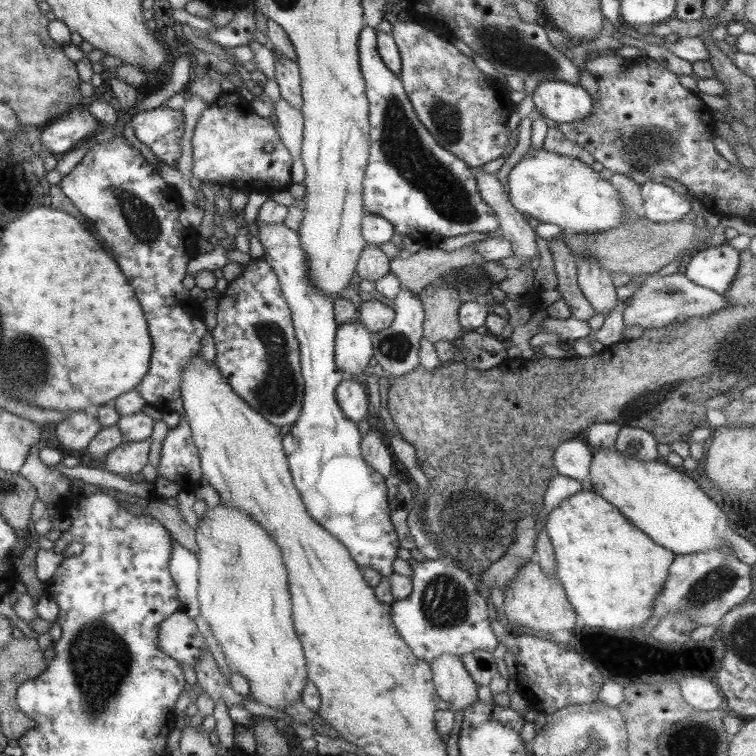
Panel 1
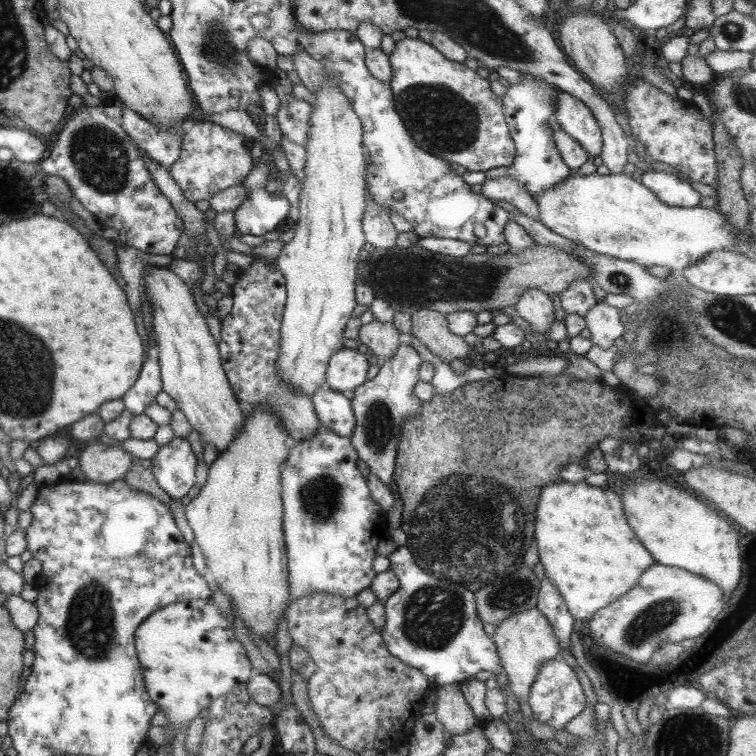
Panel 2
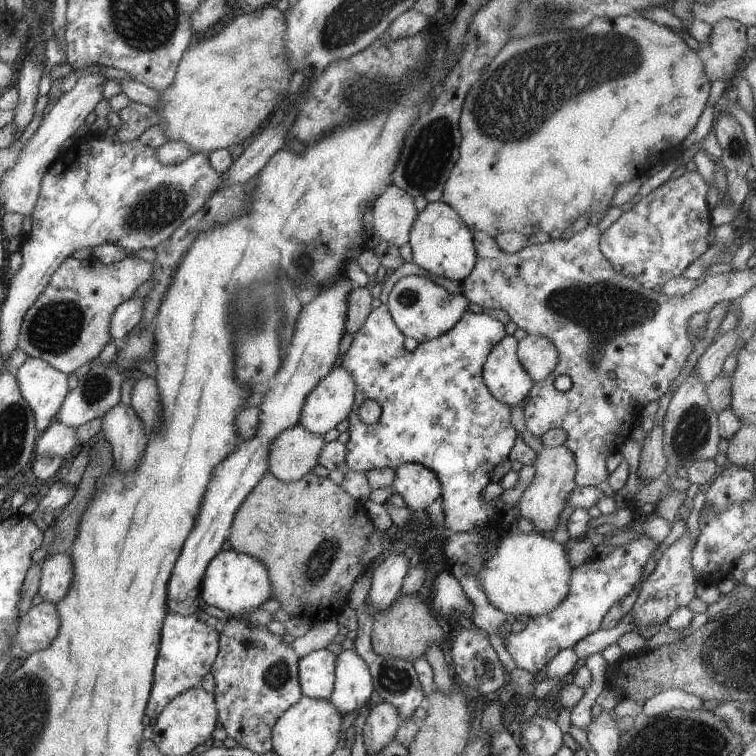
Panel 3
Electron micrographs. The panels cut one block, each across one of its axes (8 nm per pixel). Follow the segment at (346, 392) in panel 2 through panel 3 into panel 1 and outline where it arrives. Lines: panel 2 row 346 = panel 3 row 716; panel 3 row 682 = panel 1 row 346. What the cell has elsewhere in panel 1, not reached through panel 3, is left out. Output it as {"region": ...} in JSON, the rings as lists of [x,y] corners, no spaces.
{"region":[[[357,320],[337,326],[334,363],[343,378],[361,379],[363,368],[372,363],[371,334]]]}

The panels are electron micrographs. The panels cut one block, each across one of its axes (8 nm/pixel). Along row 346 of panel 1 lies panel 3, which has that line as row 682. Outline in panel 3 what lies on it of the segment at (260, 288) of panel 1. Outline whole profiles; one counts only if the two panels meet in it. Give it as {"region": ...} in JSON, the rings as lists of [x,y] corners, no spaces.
{"region":[[[229,617],[218,632],[218,653],[210,668],[215,681],[212,693],[218,719],[227,736],[233,738],[237,746],[260,755],[272,750],[271,731],[274,722],[302,697],[298,679],[299,658],[290,644],[281,641],[279,635],[273,635],[265,625],[251,625],[249,632],[247,627],[243,619]]]}

